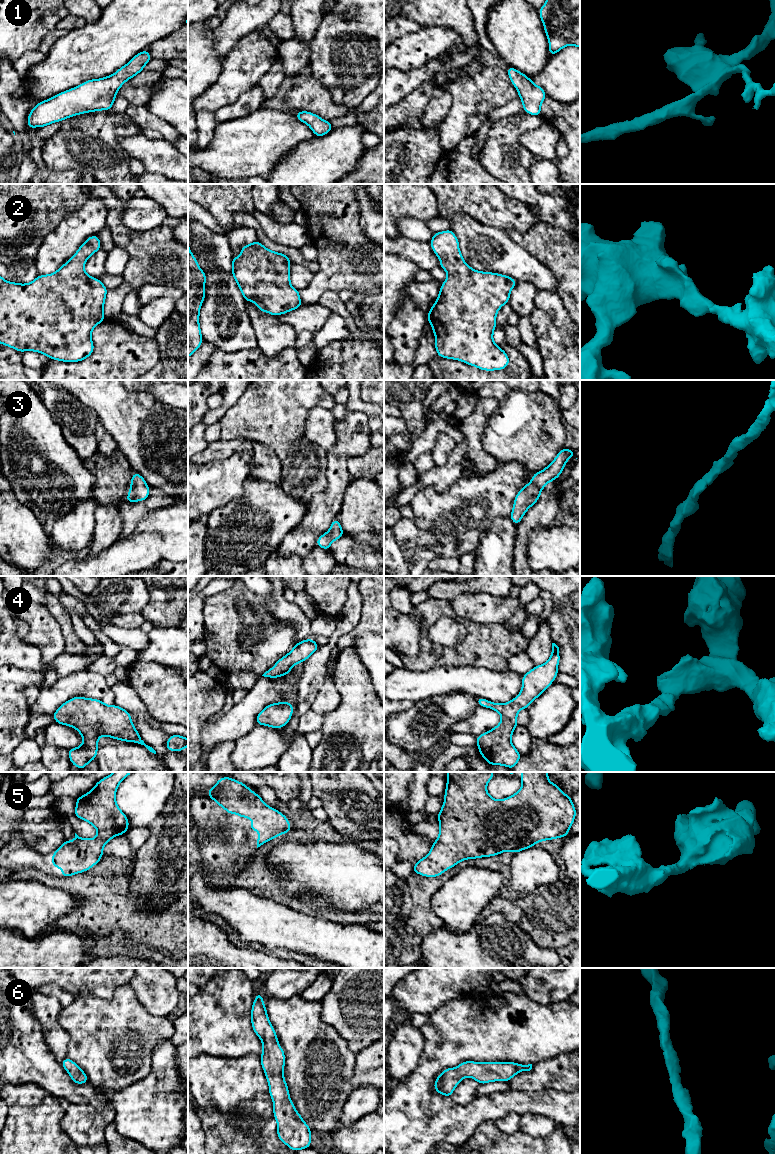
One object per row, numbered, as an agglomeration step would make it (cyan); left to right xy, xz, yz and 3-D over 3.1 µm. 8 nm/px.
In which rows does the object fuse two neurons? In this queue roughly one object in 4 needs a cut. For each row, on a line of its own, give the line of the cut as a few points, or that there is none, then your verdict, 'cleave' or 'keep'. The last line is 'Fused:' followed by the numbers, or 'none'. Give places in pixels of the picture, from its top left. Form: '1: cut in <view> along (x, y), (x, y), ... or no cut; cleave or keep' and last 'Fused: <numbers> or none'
1: no cut; keep
2: no cut; keep
3: no cut; keep
4: no cut; keep
5: no cut; keep
6: no cut; keep
Fused: none

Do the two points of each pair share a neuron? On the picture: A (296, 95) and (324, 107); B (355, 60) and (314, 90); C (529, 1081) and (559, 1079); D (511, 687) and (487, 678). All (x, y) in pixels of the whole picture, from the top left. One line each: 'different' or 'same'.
A: same
B: different
C: same
D: same

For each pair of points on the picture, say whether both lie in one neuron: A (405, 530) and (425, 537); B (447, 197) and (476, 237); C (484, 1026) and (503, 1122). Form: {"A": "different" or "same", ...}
{"A": "same", "B": "different", "C": "different"}

